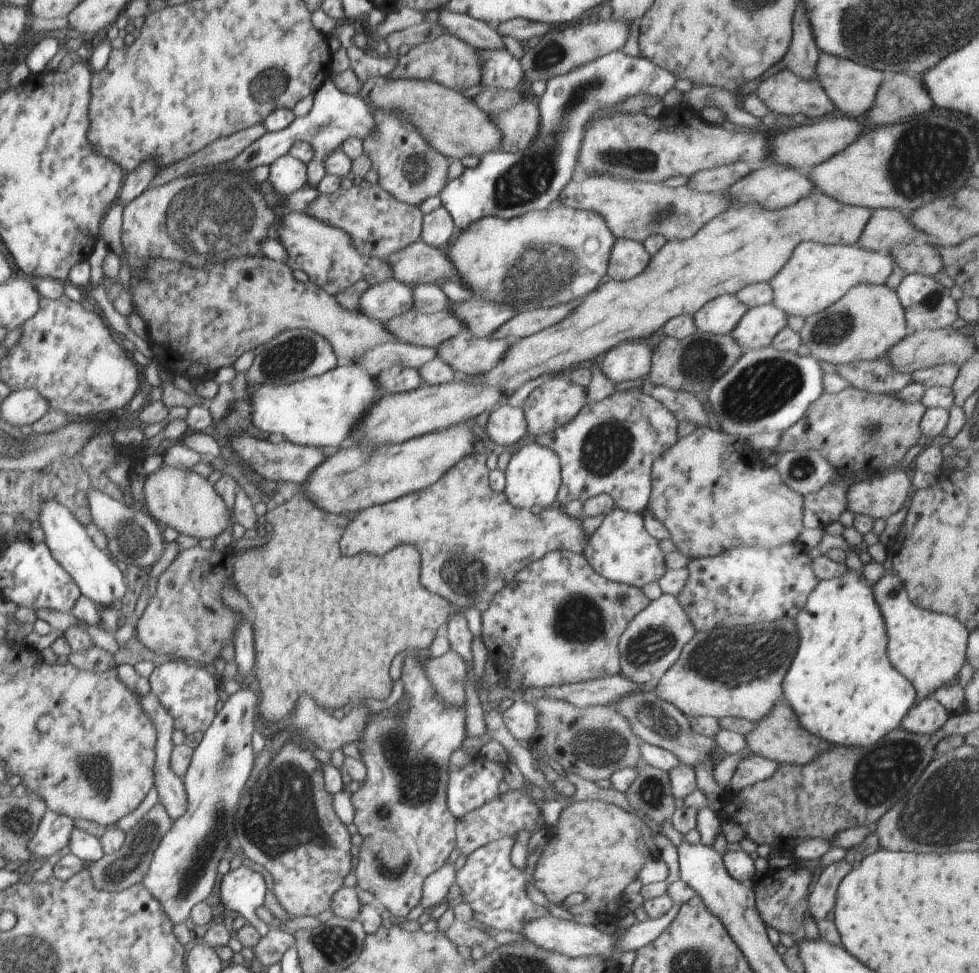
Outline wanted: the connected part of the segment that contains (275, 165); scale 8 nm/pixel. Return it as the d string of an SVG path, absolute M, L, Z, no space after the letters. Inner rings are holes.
M286 154L275 159L269 165L267 180L273 192L279 196L288 196L300 188L305 188L307 179L307 164Z

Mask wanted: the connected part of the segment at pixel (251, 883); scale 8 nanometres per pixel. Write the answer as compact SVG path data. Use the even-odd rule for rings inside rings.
M241 865L236 870L228 871L220 882L220 900L228 910L236 912L245 918L264 937L268 925L256 914L256 910L263 905L266 896L266 882L254 870Z

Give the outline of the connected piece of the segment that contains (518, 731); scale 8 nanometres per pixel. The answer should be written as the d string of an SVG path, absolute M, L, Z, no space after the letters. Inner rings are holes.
M523 695L516 696L514 704L502 714L503 725L517 740L530 741L538 726L538 715L533 702L523 701Z

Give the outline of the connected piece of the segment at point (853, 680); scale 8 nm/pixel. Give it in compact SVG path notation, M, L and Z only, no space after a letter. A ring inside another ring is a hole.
M848 569L842 576L821 580L808 595L804 608L797 614L794 622L800 634L800 648L797 648L798 654L794 657L794 662L792 662L790 670L788 670L784 677L783 689L785 690L785 700L793 708L802 728L806 729L810 734L824 739L831 746L867 747L877 743L890 731L901 726L901 722L906 716L906 713L914 706L914 704L916 704L916 689L889 661L887 655L888 637L886 623L884 622L882 611L874 596L873 584L869 583L858 571L850 569Z

